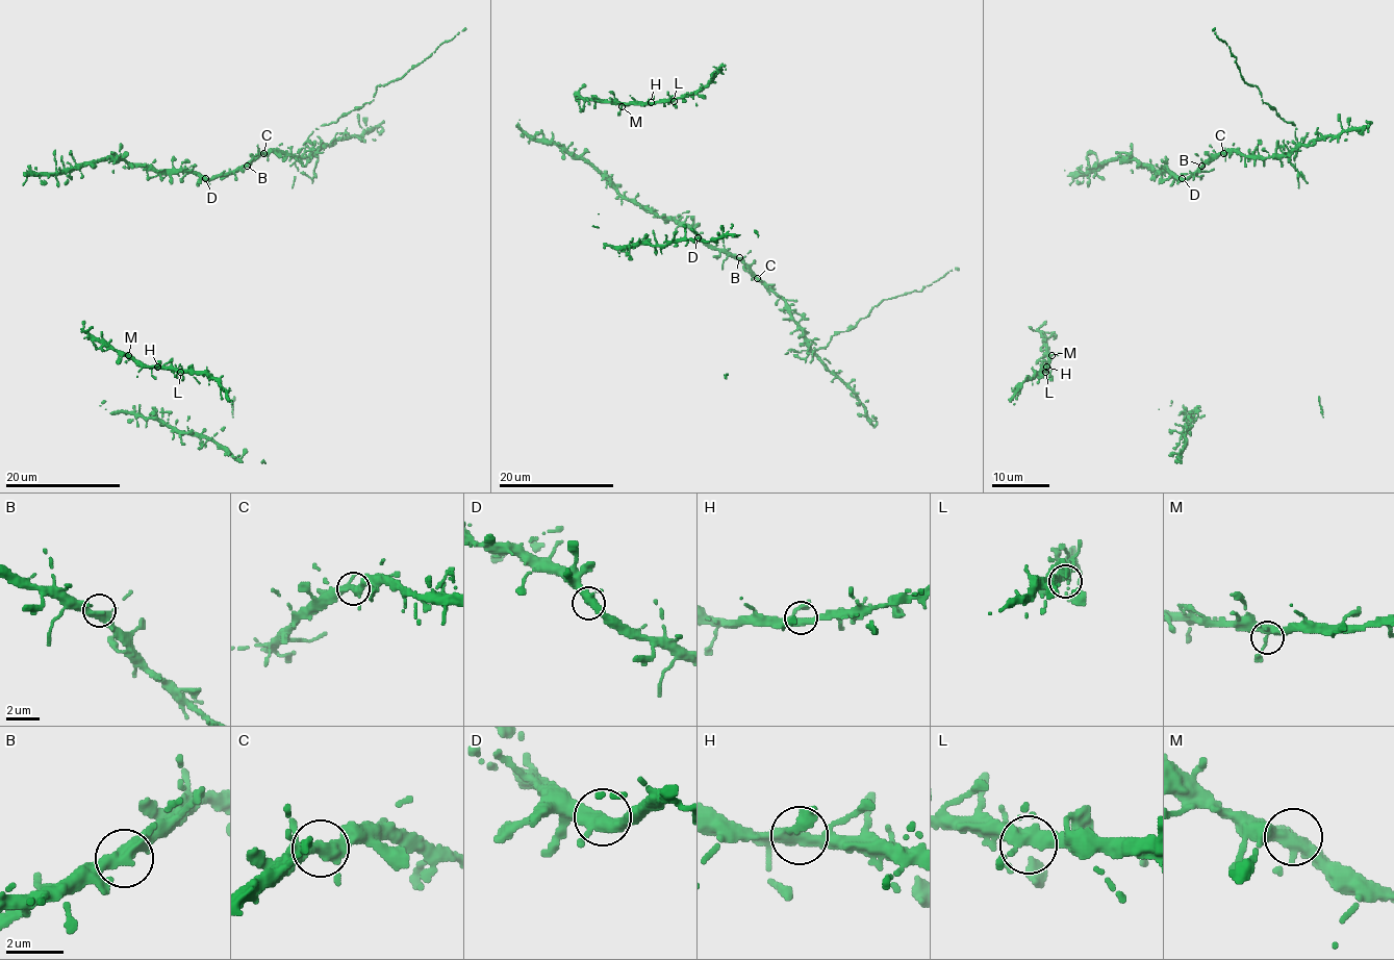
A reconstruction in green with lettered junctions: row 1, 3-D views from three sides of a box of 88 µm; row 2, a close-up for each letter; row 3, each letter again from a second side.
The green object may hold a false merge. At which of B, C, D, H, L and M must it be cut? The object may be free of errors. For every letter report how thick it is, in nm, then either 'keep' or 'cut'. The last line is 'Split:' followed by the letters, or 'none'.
B: 340 nm thick; keep
C: 340 nm thick; keep
D: 360 nm thick; keep
H: 320 nm thick; keep
L: 400 nm thick; keep
M: 320 nm thick; keep
Split: none

